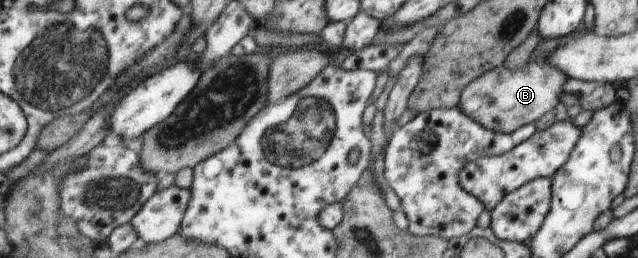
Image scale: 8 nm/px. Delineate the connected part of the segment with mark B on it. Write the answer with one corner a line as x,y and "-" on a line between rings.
540,40
523,69
513,72
504,70
500,66
481,74
462,90
460,102
456,108
468,118
495,133
508,134
525,124
534,124
536,120
542,120
547,110
562,106
562,96
566,96
564,92
565,74
557,66
547,62
549,56
562,43
564,40

